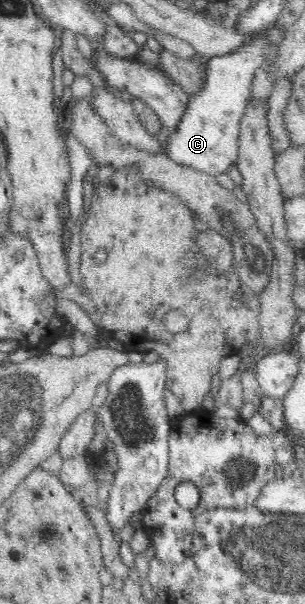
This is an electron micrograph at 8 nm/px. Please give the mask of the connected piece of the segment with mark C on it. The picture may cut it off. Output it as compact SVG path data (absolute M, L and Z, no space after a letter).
M274 24L264 32L247 35L246 42L236 52L205 59L204 88L198 94L189 96L180 124L174 132L170 132L165 144L166 157L200 173L227 173L227 169L237 162L240 119L252 98L252 77L258 69L266 67L267 56L276 50L284 34L286 30Z

